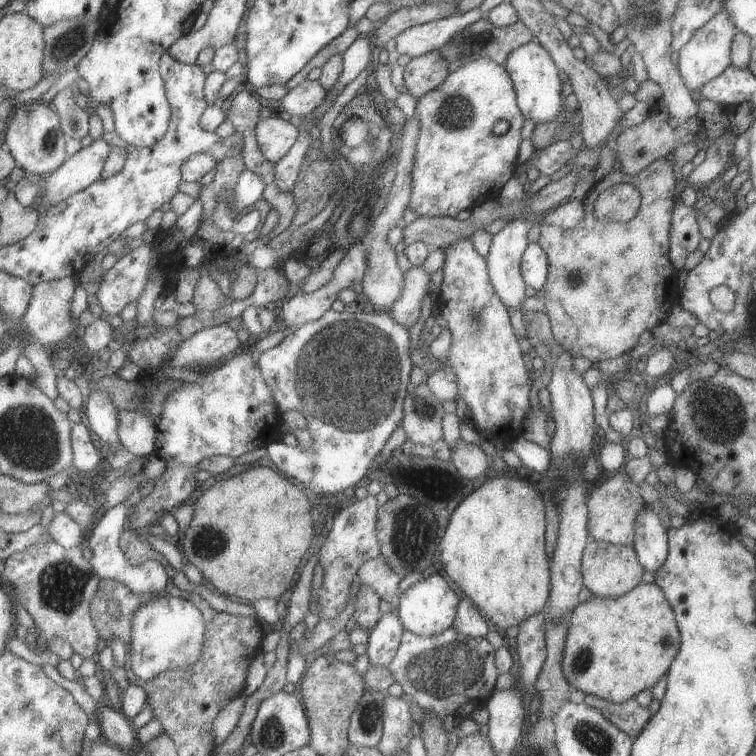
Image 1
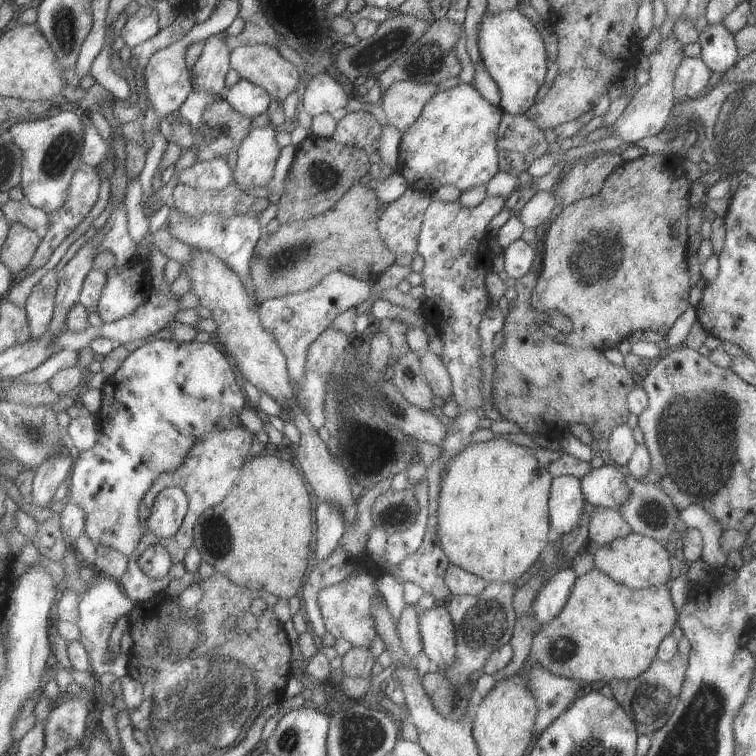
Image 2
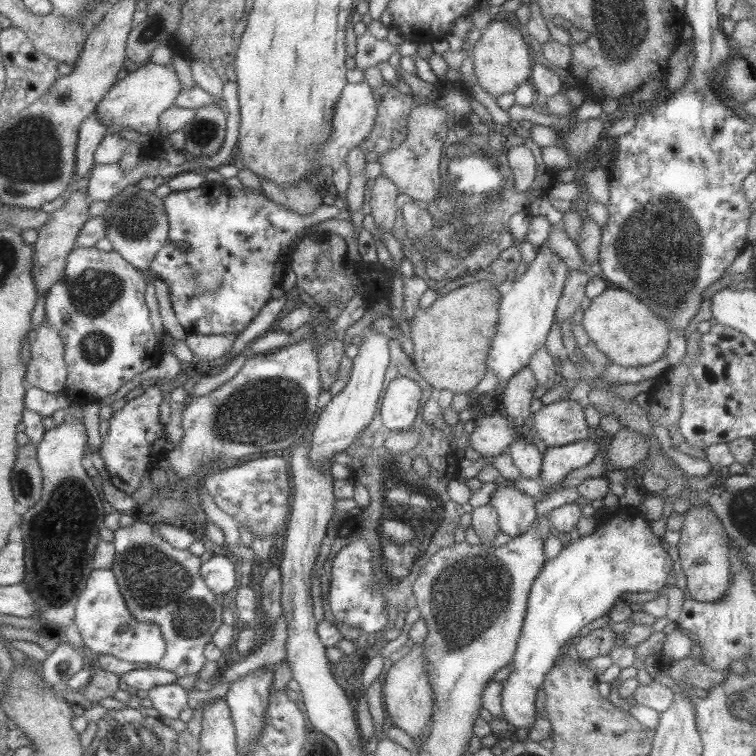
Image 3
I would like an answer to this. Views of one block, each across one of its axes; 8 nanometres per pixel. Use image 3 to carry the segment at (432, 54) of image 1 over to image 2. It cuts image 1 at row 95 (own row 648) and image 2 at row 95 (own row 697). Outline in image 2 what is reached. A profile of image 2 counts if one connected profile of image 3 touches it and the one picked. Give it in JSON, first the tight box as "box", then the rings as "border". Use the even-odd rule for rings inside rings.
{"box":[380,81,437,134],"border":[[[396,81],[383,90],[380,108],[386,122],[401,134],[415,123],[423,106],[437,92],[434,83]]]}

